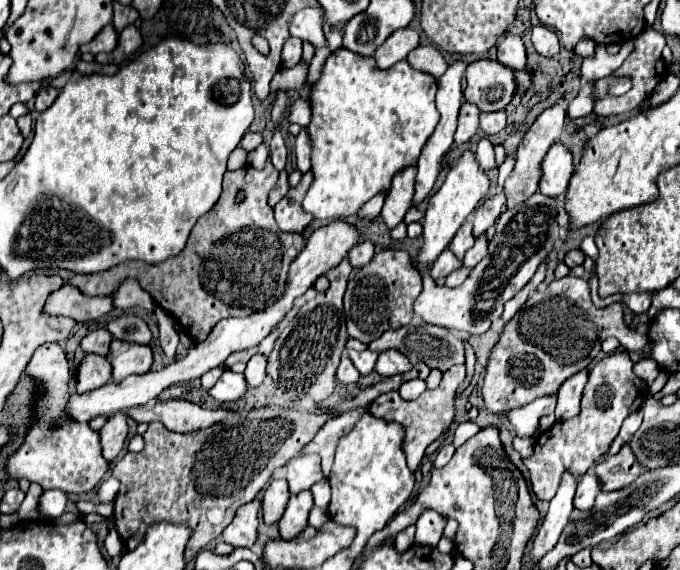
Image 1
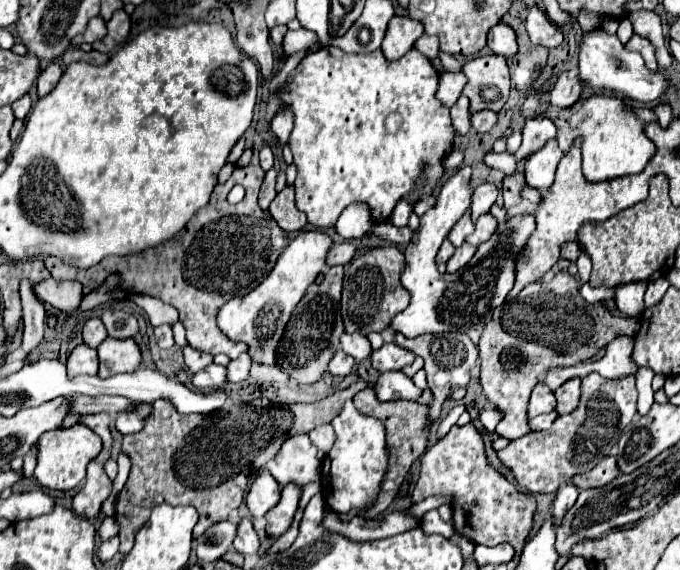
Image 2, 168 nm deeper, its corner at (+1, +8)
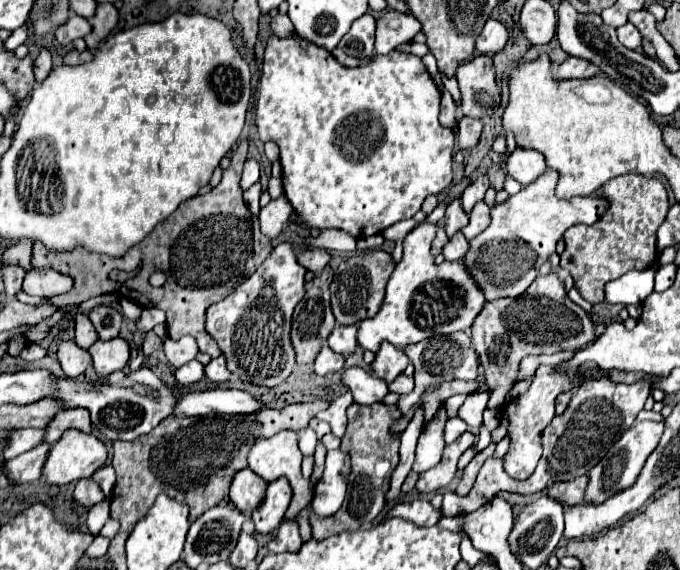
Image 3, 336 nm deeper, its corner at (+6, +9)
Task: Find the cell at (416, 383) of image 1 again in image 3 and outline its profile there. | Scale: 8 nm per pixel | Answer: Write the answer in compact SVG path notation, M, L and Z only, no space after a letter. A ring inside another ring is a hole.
M359 366L345 368L341 382L353 394L357 404L367 404L367 406L375 404L375 402L383 400L383 396L389 392L387 384L381 378L377 378L375 374L367 374Z

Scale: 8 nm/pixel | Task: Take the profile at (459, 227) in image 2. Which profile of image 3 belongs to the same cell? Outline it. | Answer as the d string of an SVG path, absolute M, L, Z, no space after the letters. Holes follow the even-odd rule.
M451 200L447 210L445 210L445 232L451 238L455 232L459 232L463 226L467 226L469 216L465 214L465 210L461 208L459 200Z

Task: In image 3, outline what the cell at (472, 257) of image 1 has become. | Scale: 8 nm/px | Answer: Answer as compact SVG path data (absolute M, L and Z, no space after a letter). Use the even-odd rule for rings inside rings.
M481 200L473 206L471 214L469 214L469 224L461 230L465 234L467 240L475 238L477 234L481 234L485 228L489 226L489 206Z

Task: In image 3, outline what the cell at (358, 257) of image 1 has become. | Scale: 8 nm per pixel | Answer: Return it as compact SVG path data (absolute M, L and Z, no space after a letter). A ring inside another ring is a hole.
M311 248L311 250L301 250L297 254L297 262L301 262L301 266L305 266L307 270L311 272L319 272L321 268L327 266L329 262L329 254L325 250L319 250L319 248Z

